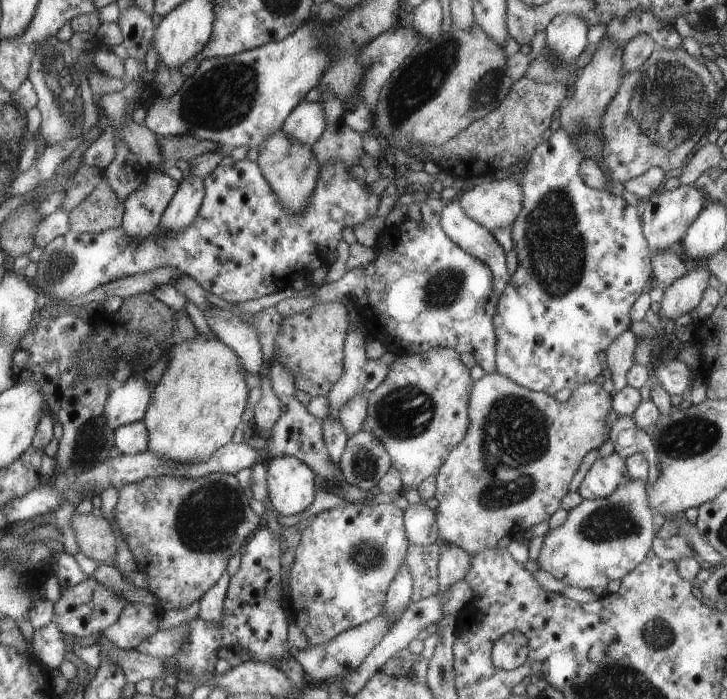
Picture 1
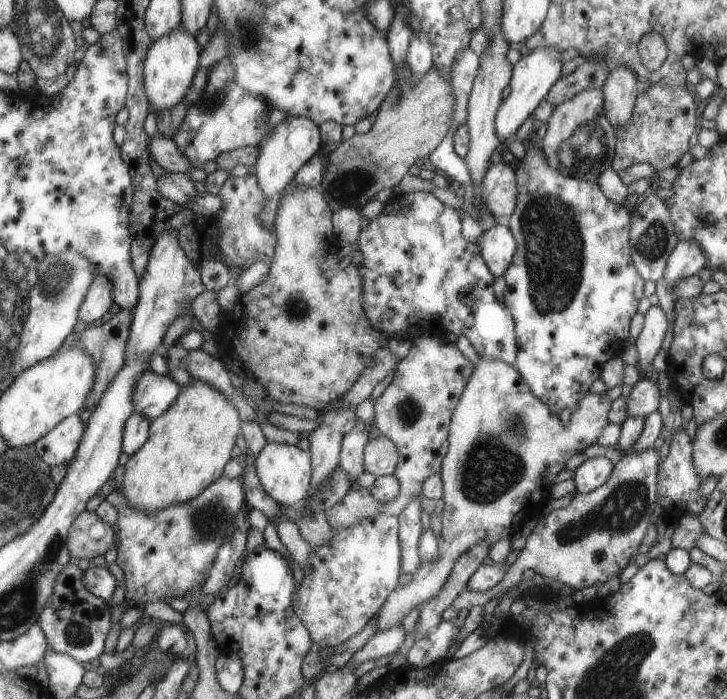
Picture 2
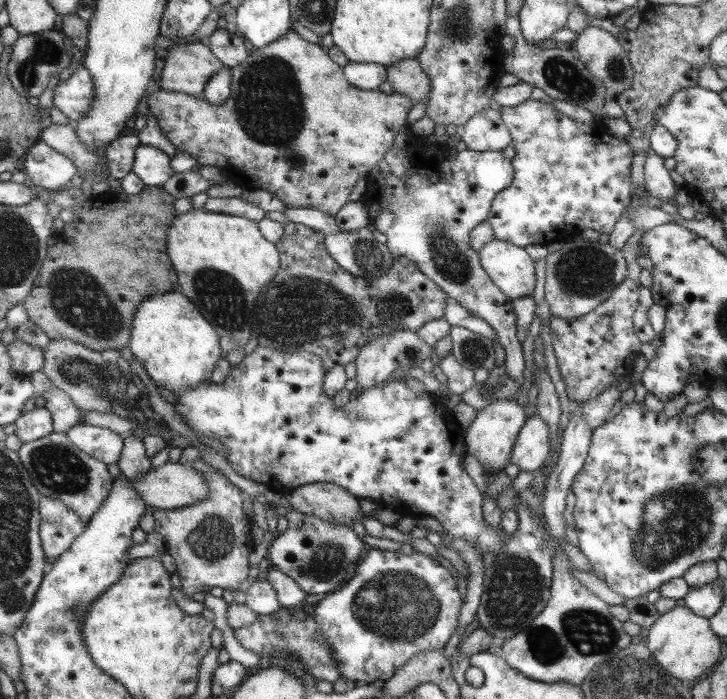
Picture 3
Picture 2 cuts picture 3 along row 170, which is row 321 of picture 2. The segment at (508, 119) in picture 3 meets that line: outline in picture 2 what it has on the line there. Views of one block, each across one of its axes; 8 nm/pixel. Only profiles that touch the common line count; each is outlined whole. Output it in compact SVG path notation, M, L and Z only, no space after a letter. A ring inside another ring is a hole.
M528 142L519 150L526 151L518 151L517 165L512 168L515 172L517 183L516 206L512 210L511 216L506 220L508 229L515 239L516 249L507 270L504 272L505 287L502 302L510 310L515 323L517 350L516 362L513 368L517 370L525 382L528 382L529 390L538 399L541 399L541 402L544 402L545 406L548 406L548 409L554 415L558 416L558 412L562 408L569 408L570 411L575 410L581 398L584 397L585 392L587 392L587 388L591 386L591 382L595 378L599 378L603 362L609 360L615 354L619 355L619 352L621 352L621 346L627 340L629 320L637 312L635 310L637 302L643 296L641 294L643 280L641 280L641 276L633 268L631 258L629 258L629 244L627 244L627 240L629 240L629 236L627 236L629 212L627 212L627 208L607 198L596 181L582 181L575 175L564 175L559 171L558 167L551 166L544 157L538 142Z

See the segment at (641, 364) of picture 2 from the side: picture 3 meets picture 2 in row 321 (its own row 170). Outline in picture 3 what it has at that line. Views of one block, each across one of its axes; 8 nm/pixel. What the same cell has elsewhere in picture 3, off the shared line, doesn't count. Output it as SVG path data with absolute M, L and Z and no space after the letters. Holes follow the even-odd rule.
M650 147L645 149L645 152L643 164L645 184L641 188L644 188L653 198L673 203L673 194L675 194L677 186L671 181L668 170L663 165L664 158L657 156Z

